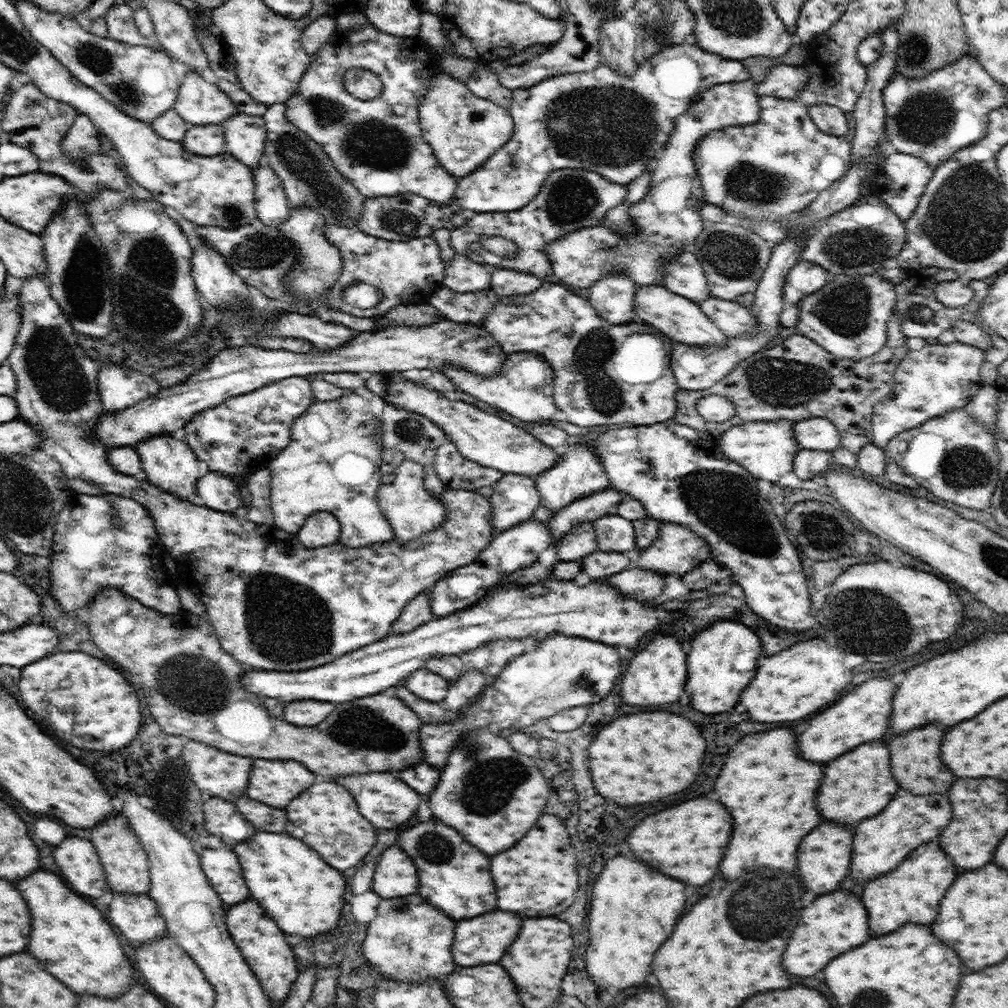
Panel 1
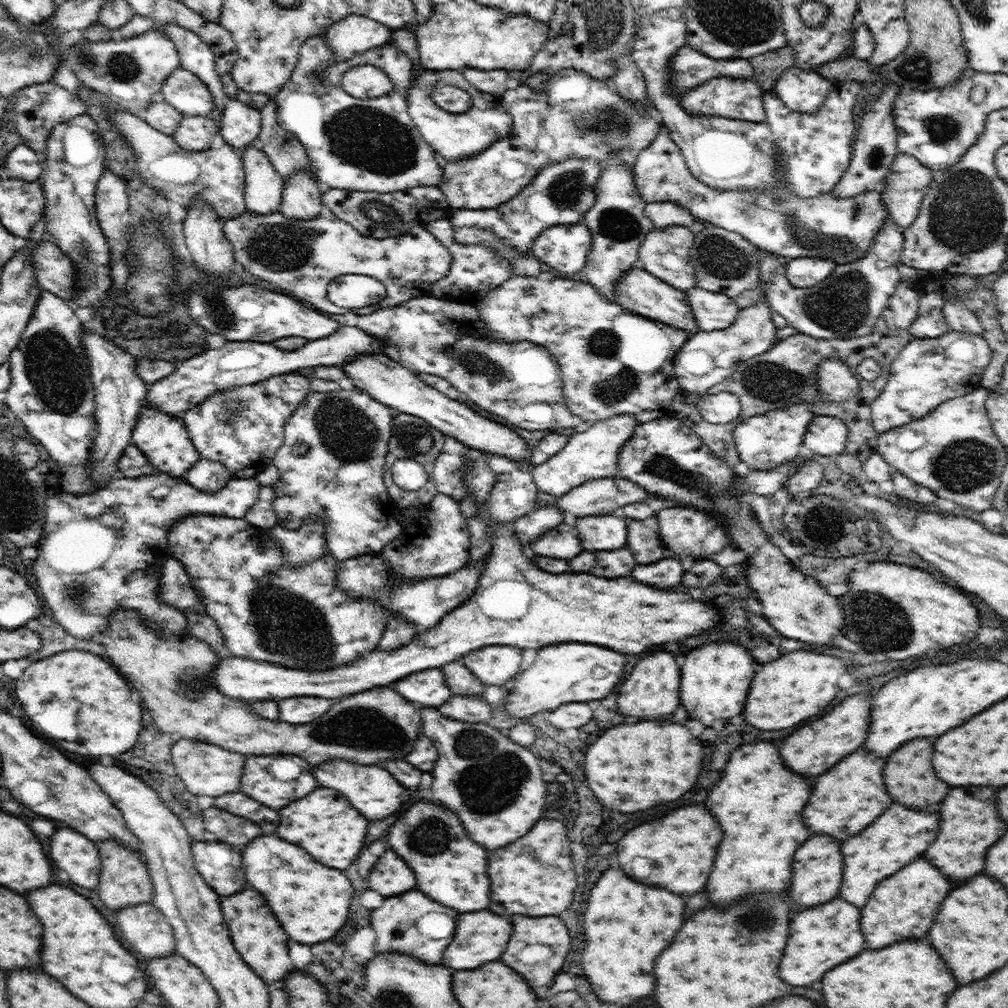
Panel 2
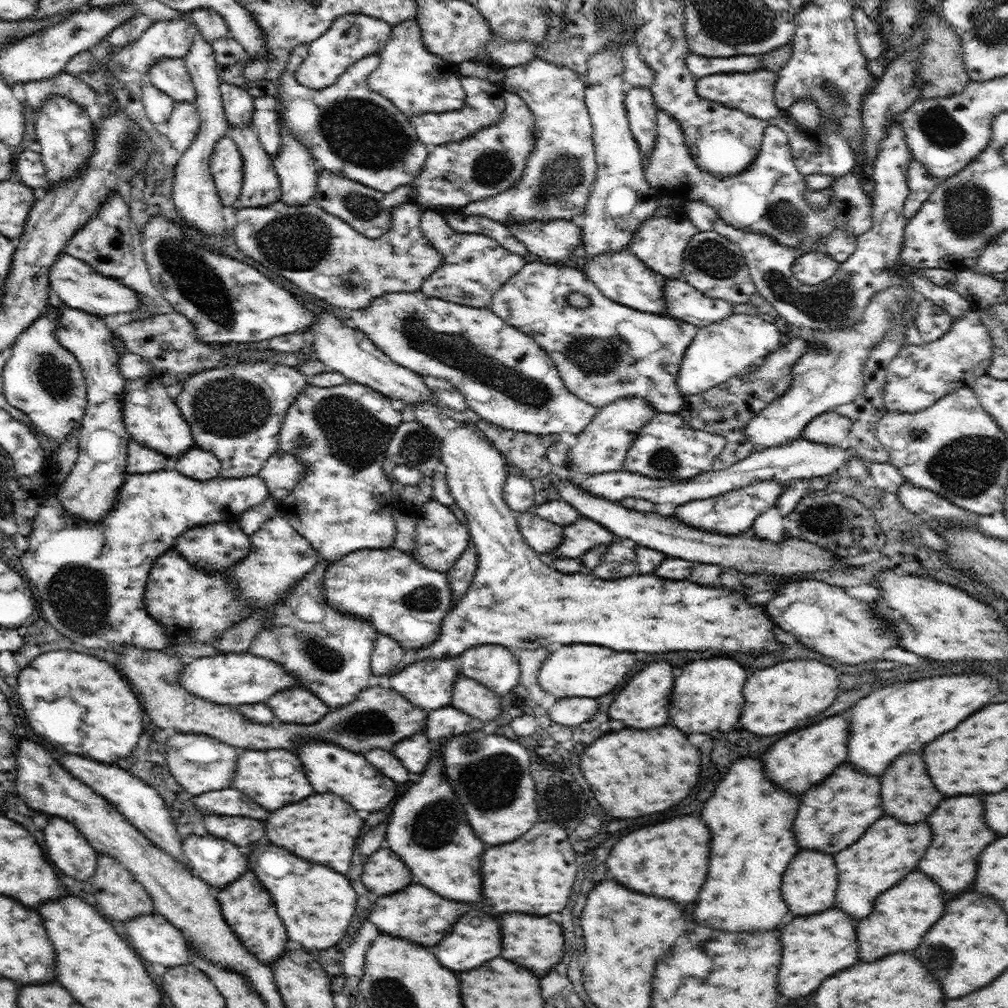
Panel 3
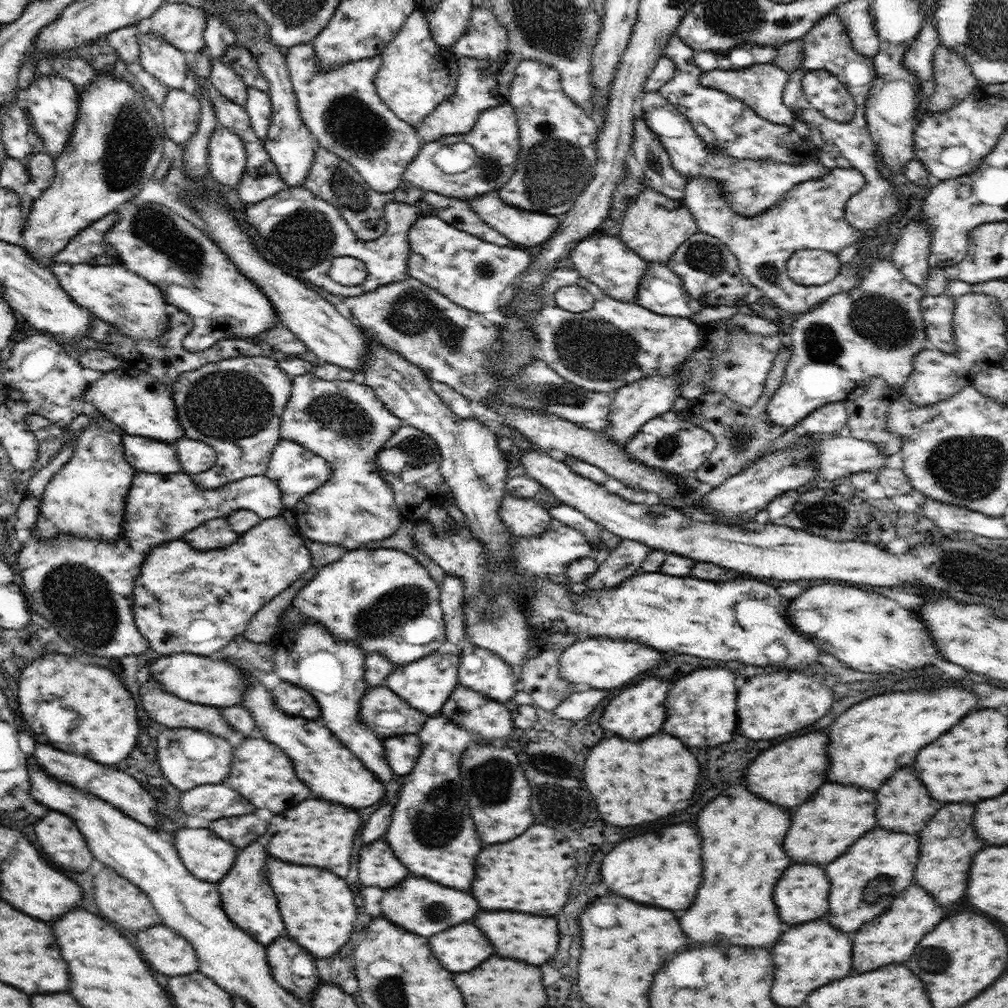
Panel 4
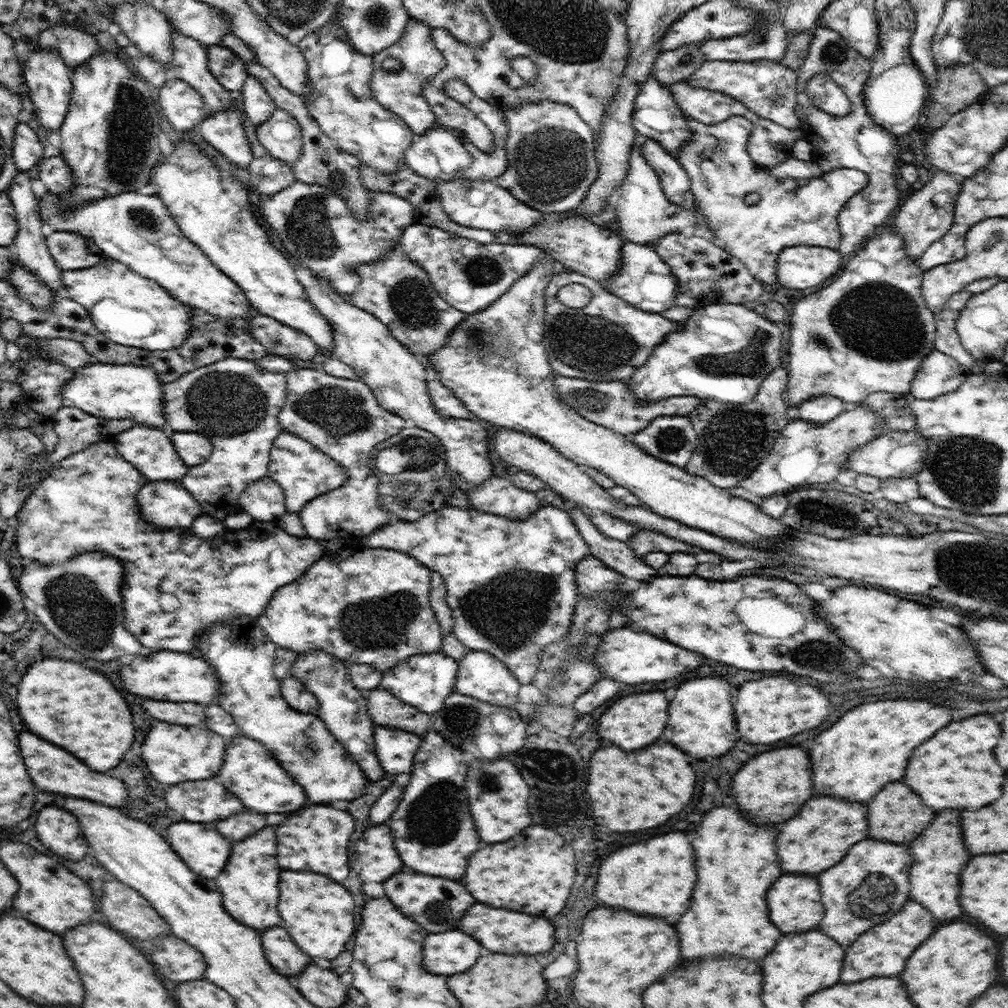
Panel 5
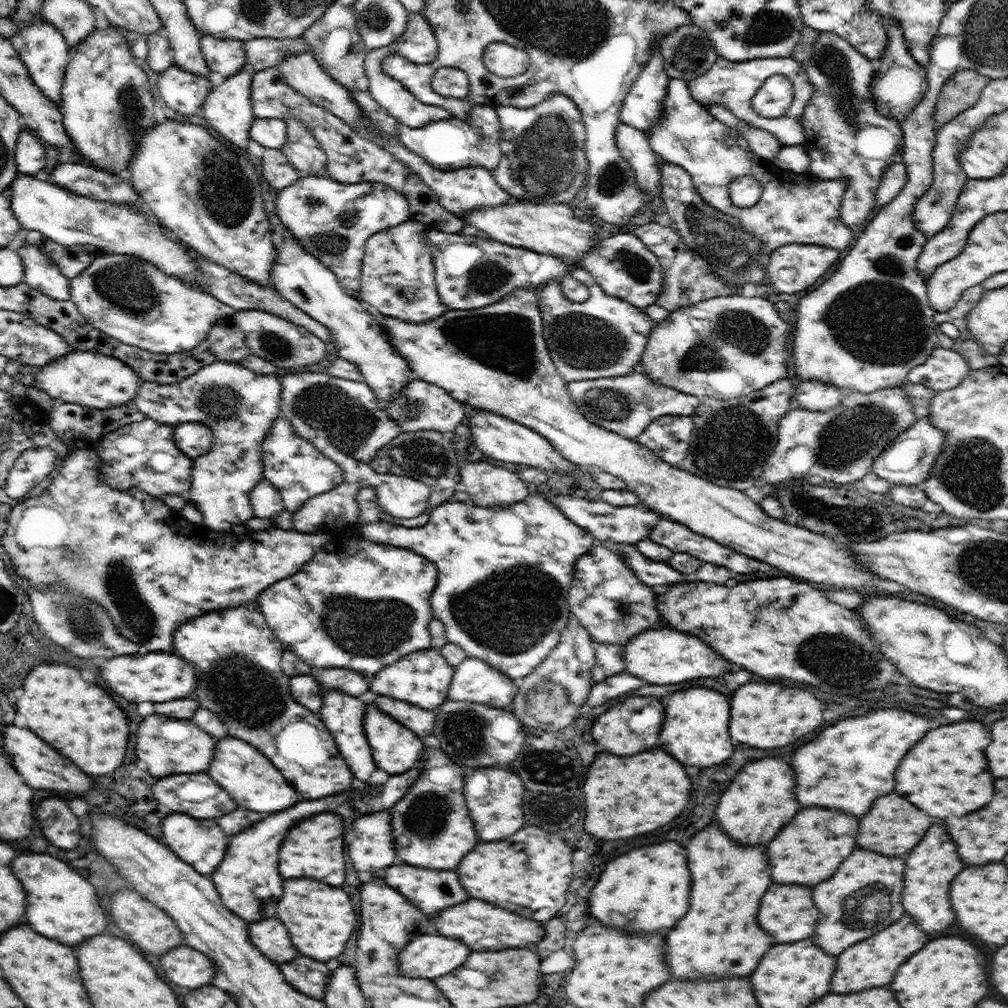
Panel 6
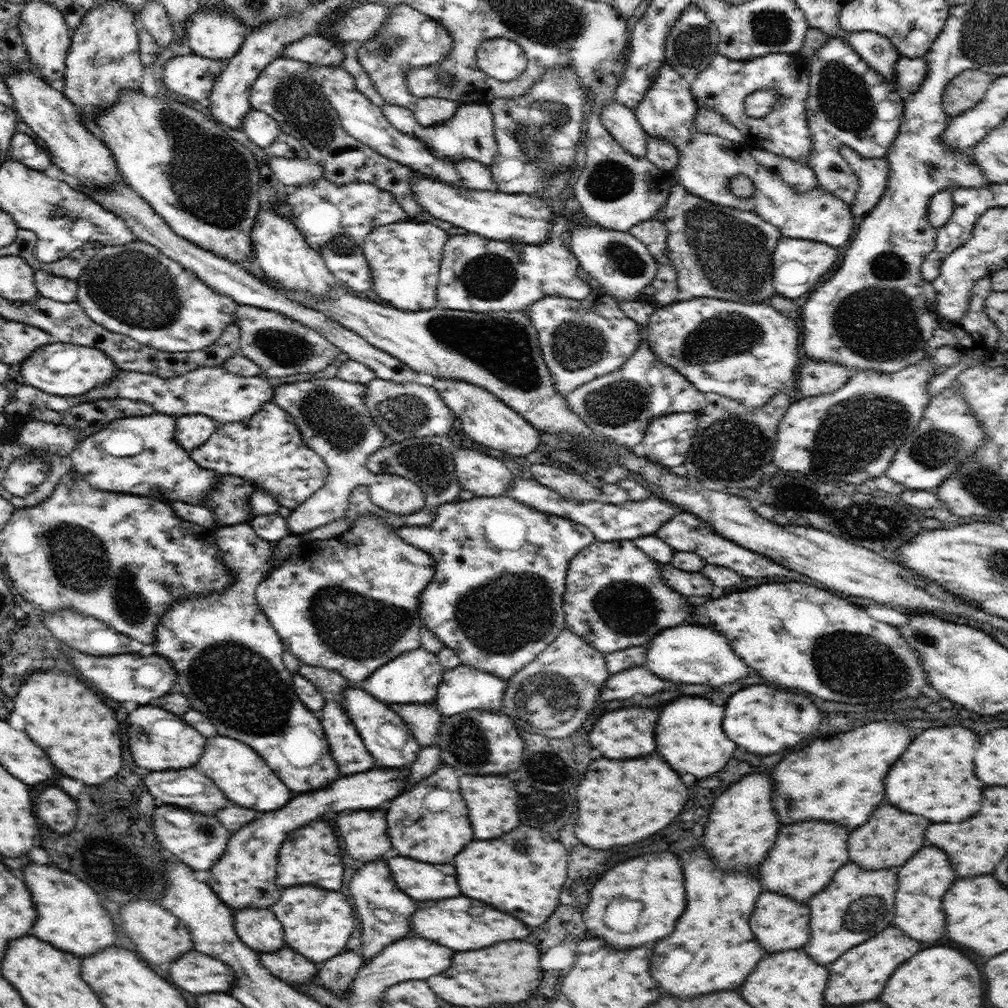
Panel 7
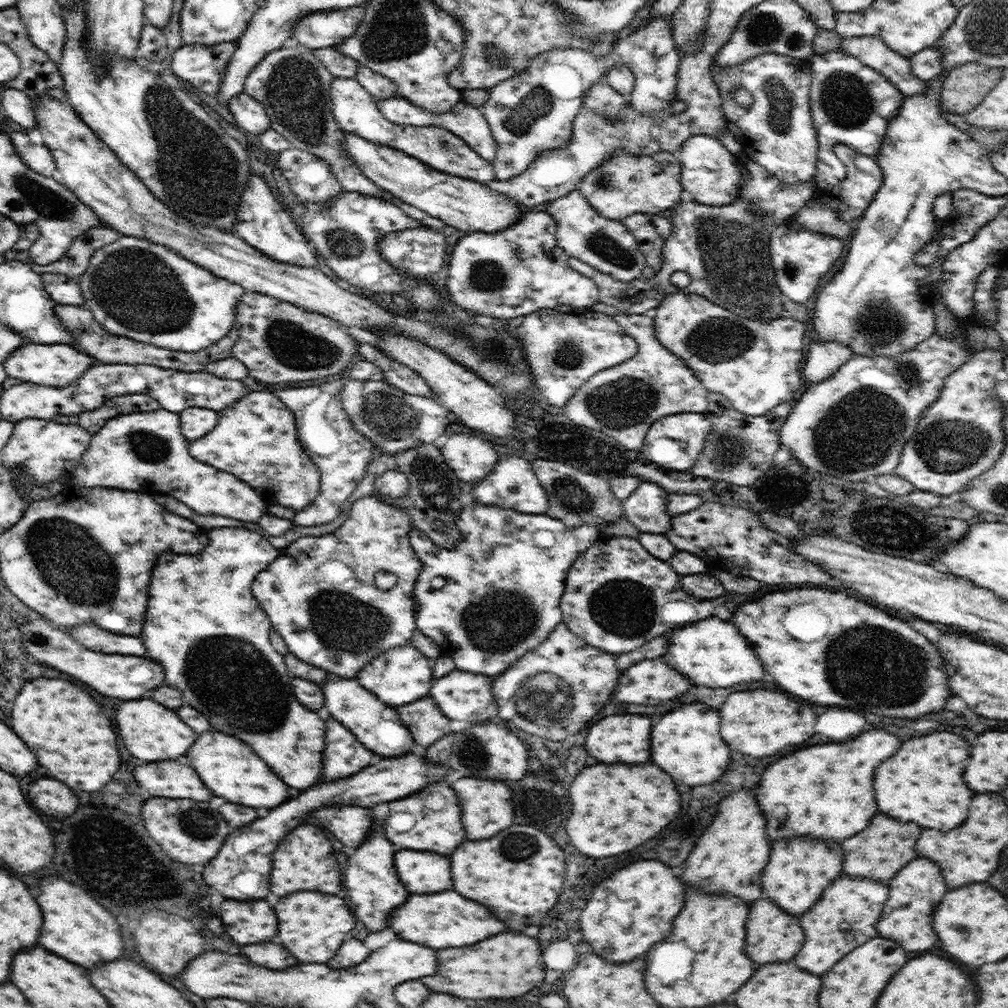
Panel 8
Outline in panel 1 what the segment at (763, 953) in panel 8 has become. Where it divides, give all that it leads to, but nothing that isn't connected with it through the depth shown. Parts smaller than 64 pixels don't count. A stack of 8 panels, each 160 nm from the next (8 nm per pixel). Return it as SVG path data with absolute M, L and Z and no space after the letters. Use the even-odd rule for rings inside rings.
M822 822L818 828L806 834L798 848L798 872L802 874L802 880L806 878L804 886L808 890L814 890L816 894L830 894L840 886L840 882L844 881L842 876L848 874L852 860L852 838L852 826L842 826L836 822Z

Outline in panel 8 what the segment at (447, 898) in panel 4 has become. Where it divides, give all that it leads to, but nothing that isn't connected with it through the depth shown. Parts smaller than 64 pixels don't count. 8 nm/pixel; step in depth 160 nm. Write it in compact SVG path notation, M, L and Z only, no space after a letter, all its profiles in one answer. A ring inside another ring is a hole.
M400 850L394 854L396 872L408 892L426 894L452 890L450 860L440 854L418 852L418 850Z

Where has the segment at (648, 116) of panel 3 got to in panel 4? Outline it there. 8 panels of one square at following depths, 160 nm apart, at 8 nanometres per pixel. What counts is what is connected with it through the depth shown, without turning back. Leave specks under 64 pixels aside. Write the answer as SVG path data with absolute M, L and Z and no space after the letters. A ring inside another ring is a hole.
M639 117L633 124L632 161L642 176L648 180L648 185L656 192L669 199L682 200L685 195L687 180L672 166L670 157L661 143L659 136L647 125L644 117Z

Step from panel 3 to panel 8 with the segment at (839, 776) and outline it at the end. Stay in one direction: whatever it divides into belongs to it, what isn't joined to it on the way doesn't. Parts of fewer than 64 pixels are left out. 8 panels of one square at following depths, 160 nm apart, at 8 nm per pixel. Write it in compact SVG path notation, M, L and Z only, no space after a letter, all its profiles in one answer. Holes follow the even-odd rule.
M784 838L772 844L770 862L762 874L762 890L788 914L804 914L819 901L826 886L842 874L842 848L838 842L808 840L808 838Z

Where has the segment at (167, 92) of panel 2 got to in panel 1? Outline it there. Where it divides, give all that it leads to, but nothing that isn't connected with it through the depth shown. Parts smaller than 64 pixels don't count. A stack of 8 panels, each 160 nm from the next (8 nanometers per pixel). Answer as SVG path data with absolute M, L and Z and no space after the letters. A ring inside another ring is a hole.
M196 71L185 76L173 108L189 125L222 124L237 113L233 100L217 84L207 82Z

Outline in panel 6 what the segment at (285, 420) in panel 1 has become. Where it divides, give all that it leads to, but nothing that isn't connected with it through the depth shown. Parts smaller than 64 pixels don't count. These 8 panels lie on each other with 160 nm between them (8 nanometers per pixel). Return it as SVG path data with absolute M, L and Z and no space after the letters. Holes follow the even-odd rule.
M214 361L197 370L181 382L160 384L141 380L138 395L132 405L145 417L166 425L194 422L208 425L213 430L214 443L209 454L193 461L189 502L203 514L203 524L212 530L228 531L235 525L245 524L254 517L250 491L264 477L263 461L260 458L260 446L271 430L274 419L281 415L281 379L274 373L263 375L242 366L240 362L229 363Z

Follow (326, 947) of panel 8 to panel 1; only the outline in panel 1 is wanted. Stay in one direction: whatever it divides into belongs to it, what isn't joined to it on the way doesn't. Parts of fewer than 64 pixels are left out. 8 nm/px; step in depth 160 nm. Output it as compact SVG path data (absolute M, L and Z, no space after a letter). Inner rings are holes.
M256 832L252 840L234 846L233 851L244 868L252 898L286 934L314 938L336 926L344 906L346 880L338 870L328 866L316 850L310 850L310 846L290 834Z

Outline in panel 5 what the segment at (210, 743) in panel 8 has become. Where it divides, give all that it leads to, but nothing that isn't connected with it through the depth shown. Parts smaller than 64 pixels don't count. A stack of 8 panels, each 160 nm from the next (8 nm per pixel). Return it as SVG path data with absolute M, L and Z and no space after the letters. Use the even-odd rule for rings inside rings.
M242 734L236 735L225 743L223 764L222 770L218 772L218 778L222 780L222 784L230 792L234 792L242 800L244 806L256 812L262 812L262 814L292 812L292 810L298 810L306 800L302 786L298 786L286 774L286 770L282 770L282 766L278 766L279 763L274 760L274 756L260 741Z

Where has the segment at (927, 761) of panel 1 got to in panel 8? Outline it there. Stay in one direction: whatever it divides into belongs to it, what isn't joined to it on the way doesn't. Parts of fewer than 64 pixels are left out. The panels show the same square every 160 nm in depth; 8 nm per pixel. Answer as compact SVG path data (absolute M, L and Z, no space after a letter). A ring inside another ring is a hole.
M878 812L866 830L842 842L844 874L852 878L866 878L888 884L900 869L918 856L916 840L920 838L920 832L922 828L914 822L898 822L896 818Z

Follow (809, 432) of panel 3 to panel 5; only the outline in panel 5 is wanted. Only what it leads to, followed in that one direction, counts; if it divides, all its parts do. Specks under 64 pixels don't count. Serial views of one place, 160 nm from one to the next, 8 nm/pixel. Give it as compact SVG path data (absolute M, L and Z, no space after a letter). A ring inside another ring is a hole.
M832 395L808 398L798 405L800 419L824 425L834 421L845 410L846 404Z

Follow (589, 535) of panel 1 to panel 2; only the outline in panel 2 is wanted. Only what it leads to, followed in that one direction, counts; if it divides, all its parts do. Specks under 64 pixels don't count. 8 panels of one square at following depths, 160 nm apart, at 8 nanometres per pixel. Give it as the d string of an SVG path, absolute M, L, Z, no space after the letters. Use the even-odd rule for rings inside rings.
M577 517L574 524L559 523L556 529L540 534L529 546L531 554L569 560L582 551L579 532L576 530Z

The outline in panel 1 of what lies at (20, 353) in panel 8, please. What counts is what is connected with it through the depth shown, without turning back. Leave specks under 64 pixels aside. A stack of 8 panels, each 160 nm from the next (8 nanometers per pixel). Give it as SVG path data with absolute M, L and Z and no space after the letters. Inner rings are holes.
M156 434L154 438L142 440L134 447L140 456L142 470L150 483L164 492L176 495L179 499L188 500L192 494L195 494L200 478L198 471L200 466L196 454L188 443L174 439L172 434Z

